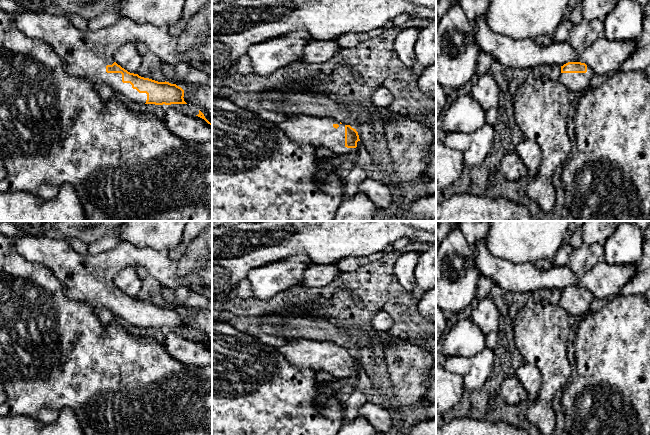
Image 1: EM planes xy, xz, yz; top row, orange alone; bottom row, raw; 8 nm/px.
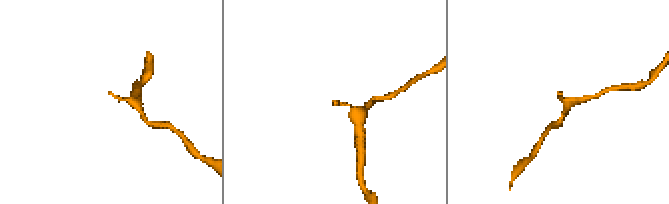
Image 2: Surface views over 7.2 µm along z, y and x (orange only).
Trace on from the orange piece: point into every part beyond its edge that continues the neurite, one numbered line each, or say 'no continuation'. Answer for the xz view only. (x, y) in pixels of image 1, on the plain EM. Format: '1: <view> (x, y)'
1: xz (318, 356)

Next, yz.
1: yz (574, 306)

